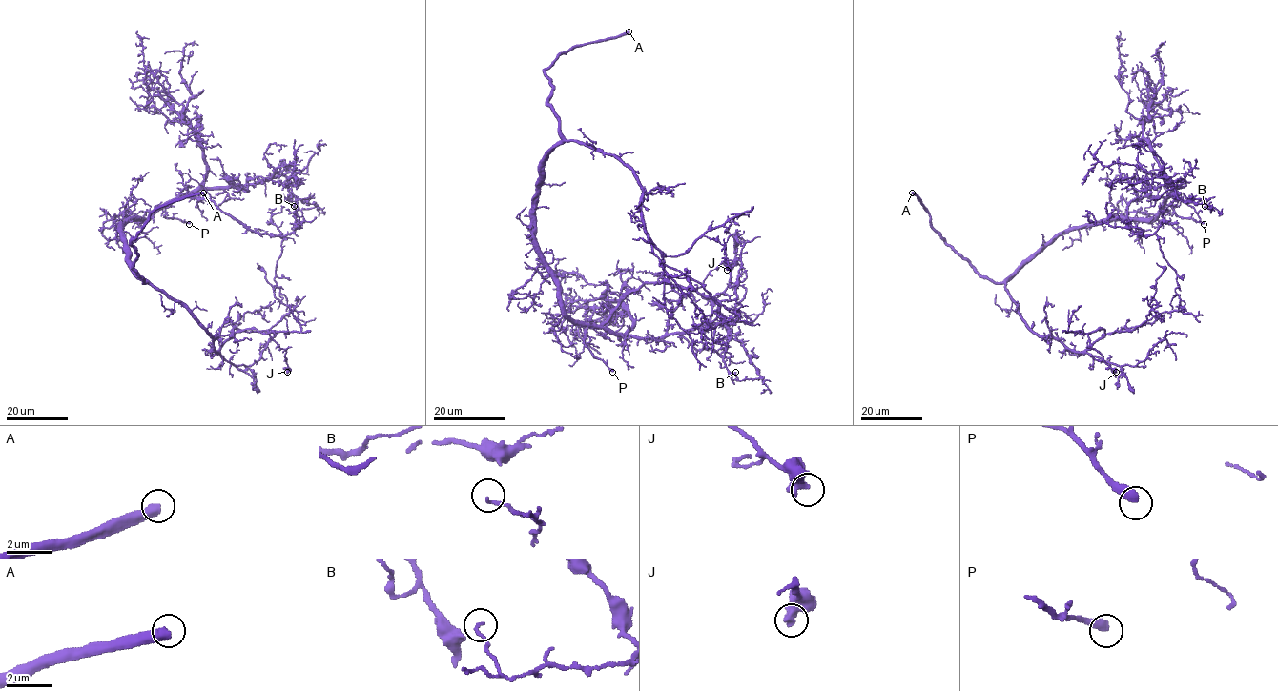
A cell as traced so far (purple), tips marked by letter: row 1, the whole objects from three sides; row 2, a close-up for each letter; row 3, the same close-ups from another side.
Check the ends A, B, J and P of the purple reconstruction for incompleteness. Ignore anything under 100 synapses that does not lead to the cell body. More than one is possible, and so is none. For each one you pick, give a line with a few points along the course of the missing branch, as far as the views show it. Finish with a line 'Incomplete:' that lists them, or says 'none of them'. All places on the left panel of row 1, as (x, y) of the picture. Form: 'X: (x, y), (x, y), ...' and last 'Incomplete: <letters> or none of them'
A: (203, 193), (256, 193), (308, 224), (299, 134), (347, 57), (391, 21)
Incomplete: A

